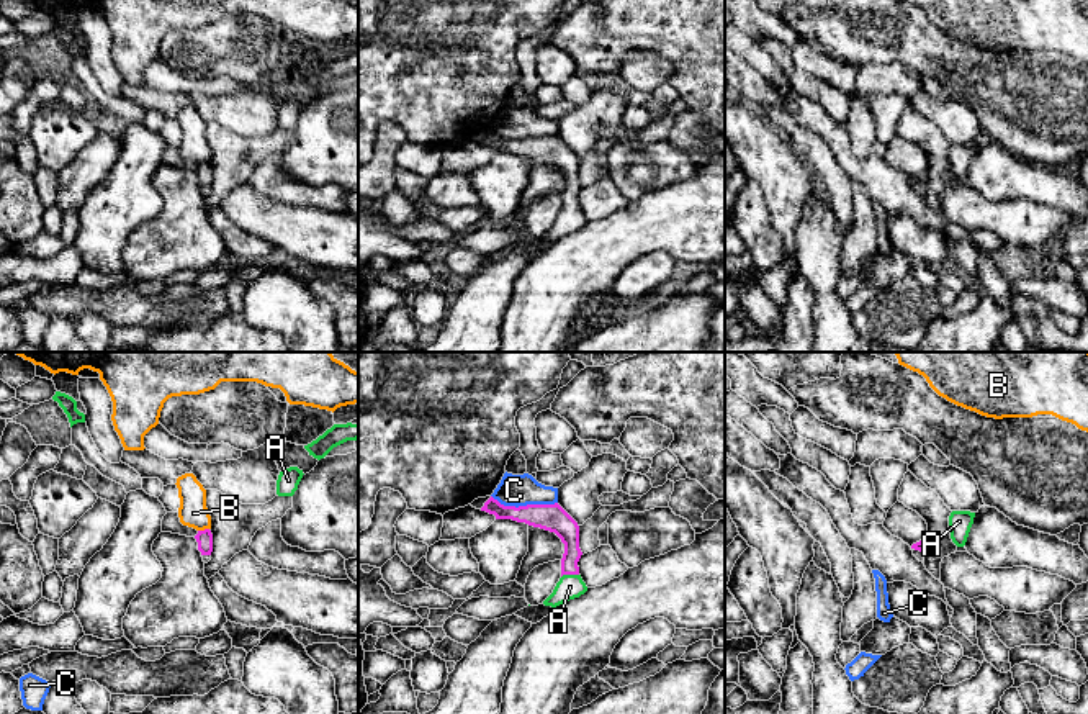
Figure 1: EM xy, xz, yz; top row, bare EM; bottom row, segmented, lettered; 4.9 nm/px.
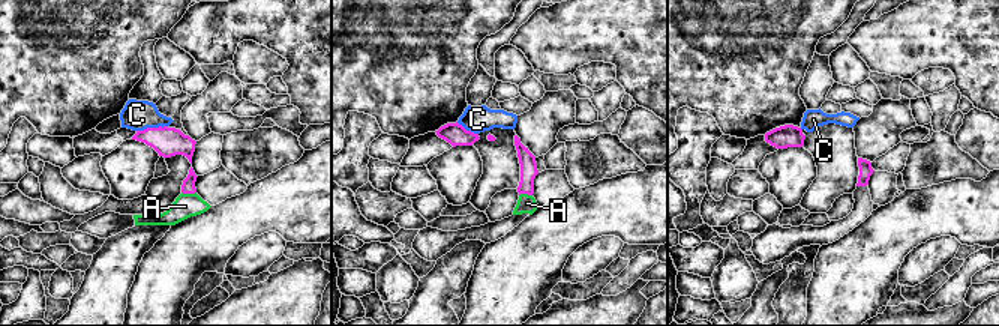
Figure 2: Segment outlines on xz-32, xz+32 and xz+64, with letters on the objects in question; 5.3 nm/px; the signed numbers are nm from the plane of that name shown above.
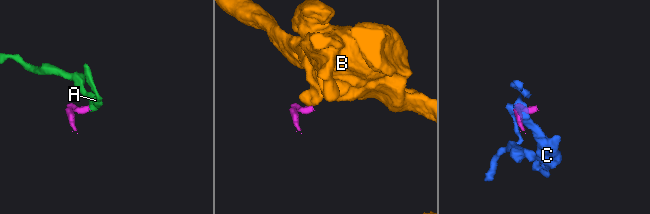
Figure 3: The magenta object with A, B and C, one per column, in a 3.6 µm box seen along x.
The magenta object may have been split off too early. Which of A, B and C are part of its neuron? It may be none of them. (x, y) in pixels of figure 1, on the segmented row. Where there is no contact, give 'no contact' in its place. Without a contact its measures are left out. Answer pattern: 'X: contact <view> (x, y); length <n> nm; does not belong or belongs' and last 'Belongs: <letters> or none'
A: contact xz (570, 573); length 90 nm; belongs
B: contact xy (205, 529); length 60 nm; does not belong
C: contact xz (524, 506); length 340 nm; does not belong
Belongs: A

